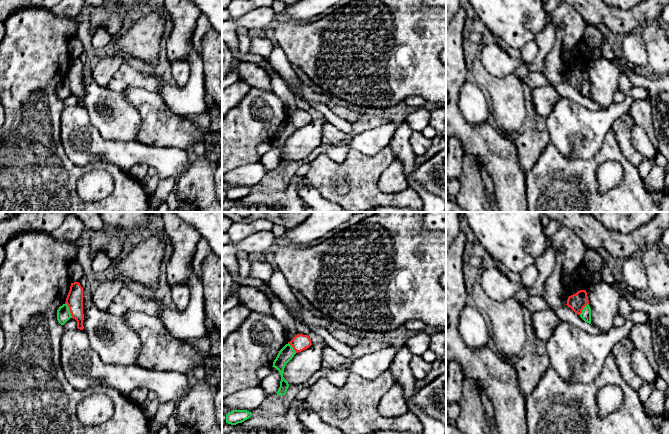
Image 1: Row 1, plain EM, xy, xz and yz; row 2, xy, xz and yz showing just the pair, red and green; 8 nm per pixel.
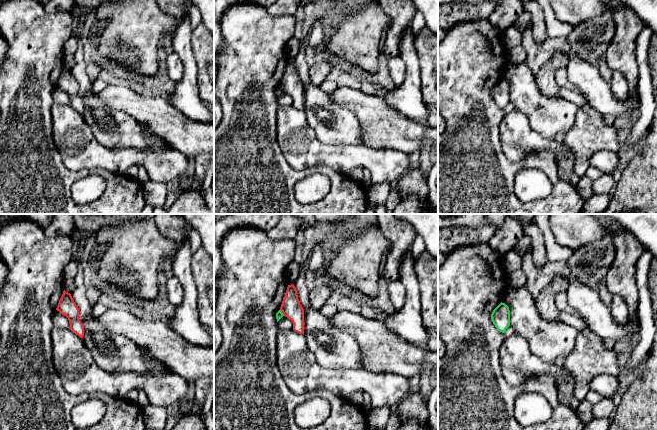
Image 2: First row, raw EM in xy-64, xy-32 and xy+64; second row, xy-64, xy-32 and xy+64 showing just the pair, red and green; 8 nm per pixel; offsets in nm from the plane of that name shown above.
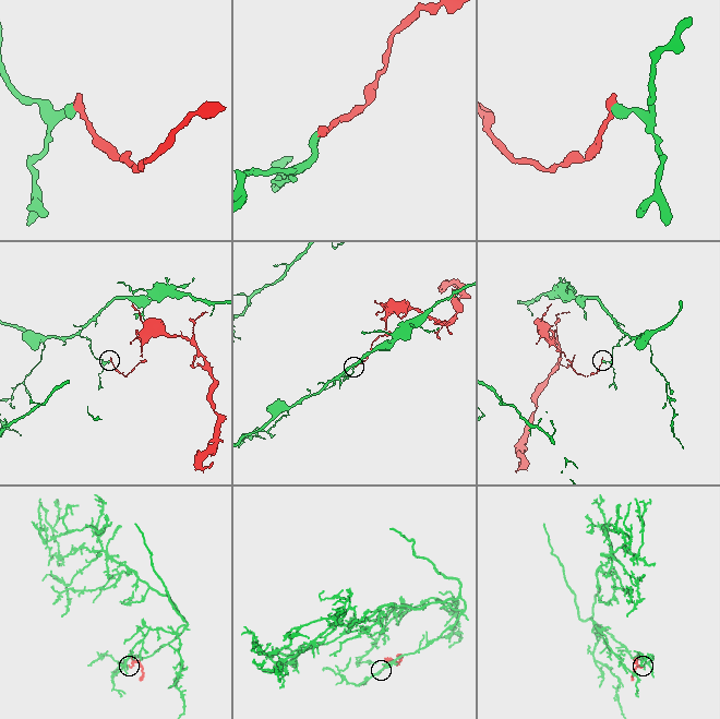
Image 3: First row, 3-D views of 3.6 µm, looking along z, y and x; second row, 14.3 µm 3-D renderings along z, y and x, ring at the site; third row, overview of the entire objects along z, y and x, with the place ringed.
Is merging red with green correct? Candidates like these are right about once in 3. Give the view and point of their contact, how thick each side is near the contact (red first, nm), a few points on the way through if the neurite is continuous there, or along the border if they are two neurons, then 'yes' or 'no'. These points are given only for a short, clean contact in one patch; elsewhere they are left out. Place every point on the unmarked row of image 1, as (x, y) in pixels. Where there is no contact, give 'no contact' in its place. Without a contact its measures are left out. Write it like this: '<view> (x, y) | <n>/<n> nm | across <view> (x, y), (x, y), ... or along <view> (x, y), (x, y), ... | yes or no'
xy (69, 85) | 140/110 nm | along xy (65, 79), (72, 93) | no

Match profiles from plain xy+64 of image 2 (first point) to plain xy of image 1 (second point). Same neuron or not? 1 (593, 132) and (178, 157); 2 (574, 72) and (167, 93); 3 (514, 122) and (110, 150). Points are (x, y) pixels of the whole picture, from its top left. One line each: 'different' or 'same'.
1: different
2: same
3: same

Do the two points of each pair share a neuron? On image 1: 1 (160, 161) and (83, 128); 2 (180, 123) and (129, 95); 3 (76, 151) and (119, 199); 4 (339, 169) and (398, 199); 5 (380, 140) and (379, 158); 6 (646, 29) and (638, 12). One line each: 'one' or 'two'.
1: one
2: one
3: two
4: one
5: two
6: two

